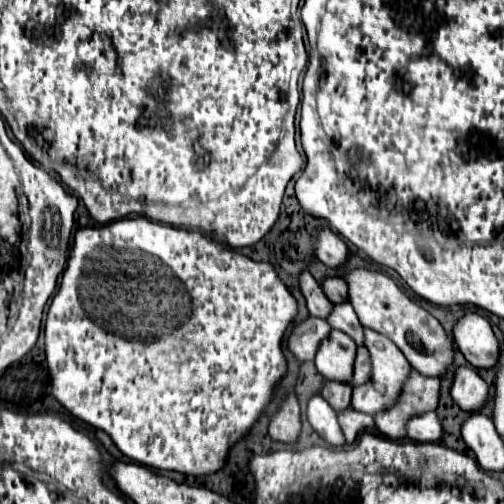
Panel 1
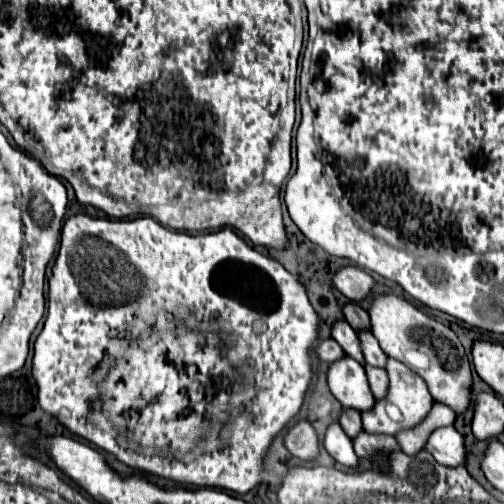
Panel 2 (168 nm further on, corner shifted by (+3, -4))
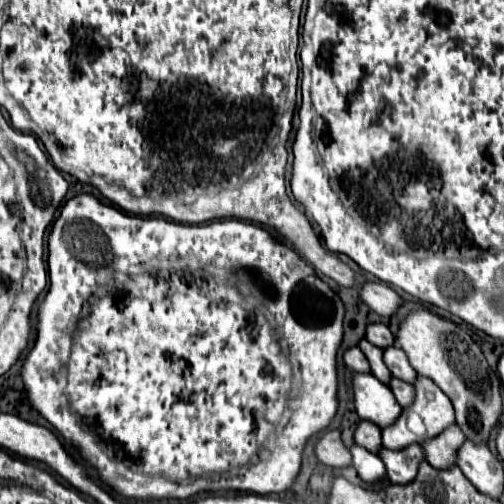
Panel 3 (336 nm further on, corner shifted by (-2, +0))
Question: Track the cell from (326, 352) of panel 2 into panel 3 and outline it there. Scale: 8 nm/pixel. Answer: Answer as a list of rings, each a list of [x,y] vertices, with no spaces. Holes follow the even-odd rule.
[[[352,346],[344,352],[344,364],[356,372],[370,372],[370,366],[368,366],[368,360],[364,358],[364,354],[360,352],[360,348]]]

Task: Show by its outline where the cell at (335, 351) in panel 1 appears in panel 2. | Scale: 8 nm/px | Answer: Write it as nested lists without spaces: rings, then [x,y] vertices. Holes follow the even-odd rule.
[[[345,356],[329,366],[327,382],[333,396],[343,404],[343,408],[353,408],[367,412],[373,408],[373,392],[369,392],[369,382],[365,380],[365,368],[351,356]]]

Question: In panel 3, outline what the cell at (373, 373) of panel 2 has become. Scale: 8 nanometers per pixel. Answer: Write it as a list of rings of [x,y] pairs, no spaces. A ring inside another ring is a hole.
[[[390,378],[390,390],[392,390],[392,394],[396,396],[396,400],[398,400],[398,404],[402,406],[402,408],[406,408],[406,404],[410,404],[410,400],[414,398],[414,388],[408,384],[408,382],[404,382],[404,380],[400,380],[400,378]]]

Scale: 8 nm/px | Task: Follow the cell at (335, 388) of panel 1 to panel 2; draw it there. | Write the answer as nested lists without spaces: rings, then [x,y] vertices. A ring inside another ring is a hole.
[[[345,410],[345,412],[341,414],[341,418],[339,418],[339,424],[341,424],[341,428],[345,430],[345,434],[347,434],[349,438],[357,436],[357,432],[363,432],[361,412],[357,412],[357,410]]]

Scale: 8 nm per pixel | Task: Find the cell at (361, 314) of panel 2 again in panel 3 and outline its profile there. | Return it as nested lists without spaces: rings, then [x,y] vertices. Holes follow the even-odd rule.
[[[372,322],[366,328],[366,340],[376,344],[378,348],[386,348],[386,344],[394,344],[394,334],[382,322]]]

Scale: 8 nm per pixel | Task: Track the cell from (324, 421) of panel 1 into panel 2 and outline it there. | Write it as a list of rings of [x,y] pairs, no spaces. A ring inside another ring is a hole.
[[[331,424],[325,434],[325,450],[343,466],[347,468],[357,468],[359,466],[359,456],[353,452],[353,442],[351,438],[339,428],[339,424]]]

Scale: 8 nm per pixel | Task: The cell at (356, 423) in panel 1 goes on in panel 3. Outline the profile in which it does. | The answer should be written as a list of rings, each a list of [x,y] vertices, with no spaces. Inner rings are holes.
[[[410,444],[402,450],[380,448],[378,456],[384,462],[388,480],[392,484],[408,484],[416,476],[418,464],[424,460],[422,450],[418,448],[418,444]]]

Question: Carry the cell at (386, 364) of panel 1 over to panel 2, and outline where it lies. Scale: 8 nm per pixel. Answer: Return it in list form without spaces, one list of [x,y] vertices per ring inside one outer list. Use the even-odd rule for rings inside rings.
[[[389,358],[385,370],[387,370],[389,380],[391,380],[389,382],[389,394],[387,394],[387,398],[379,400],[373,410],[363,412],[361,416],[363,416],[363,428],[365,428],[365,432],[377,432],[377,434],[395,436],[397,432],[401,432],[405,428],[413,428],[413,426],[421,424],[421,420],[425,420],[425,416],[429,414],[429,408],[433,408],[435,400],[433,400],[433,396],[429,396],[425,380],[421,380],[421,376],[417,376],[413,370],[409,370],[399,360]]]

